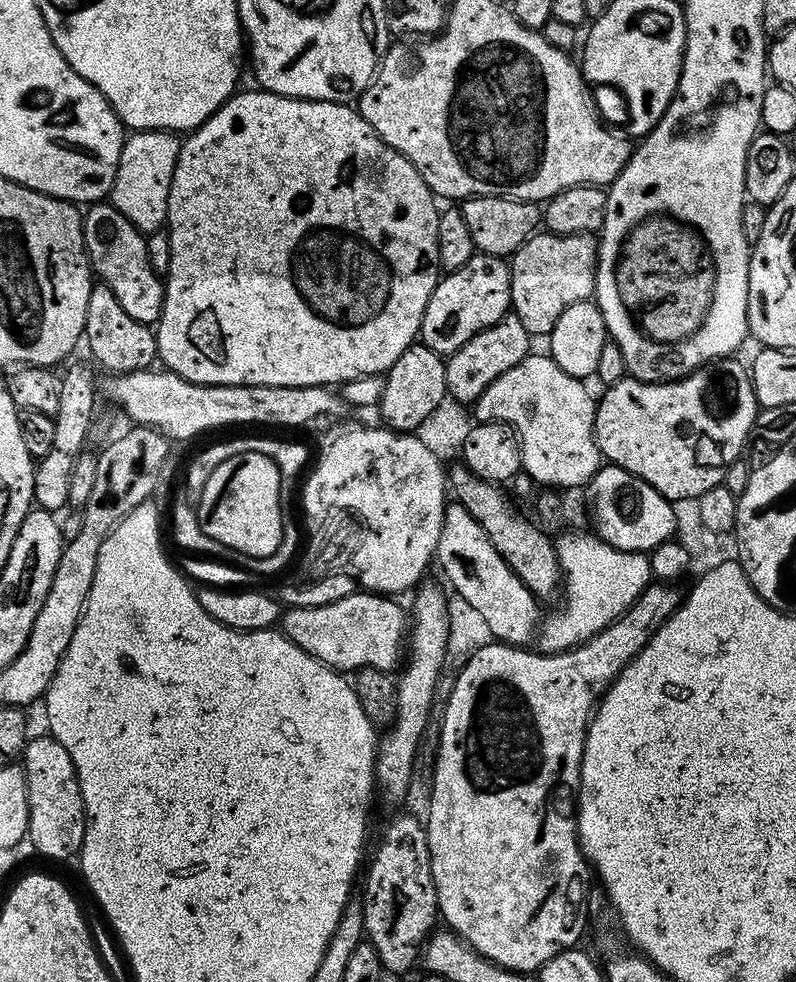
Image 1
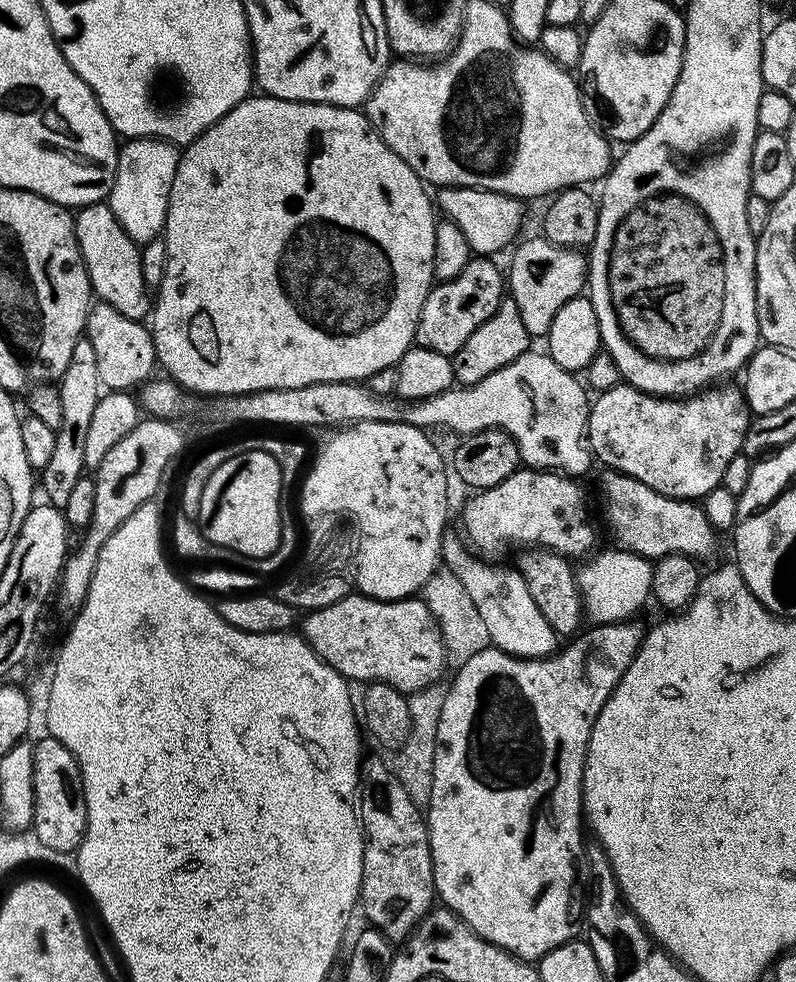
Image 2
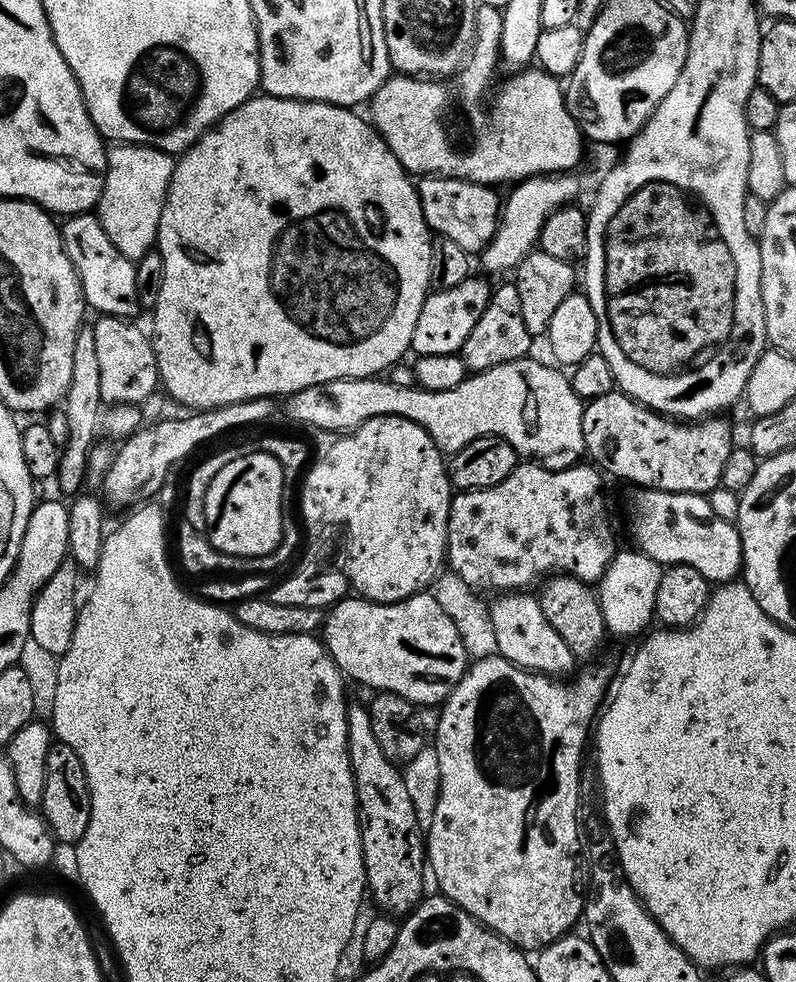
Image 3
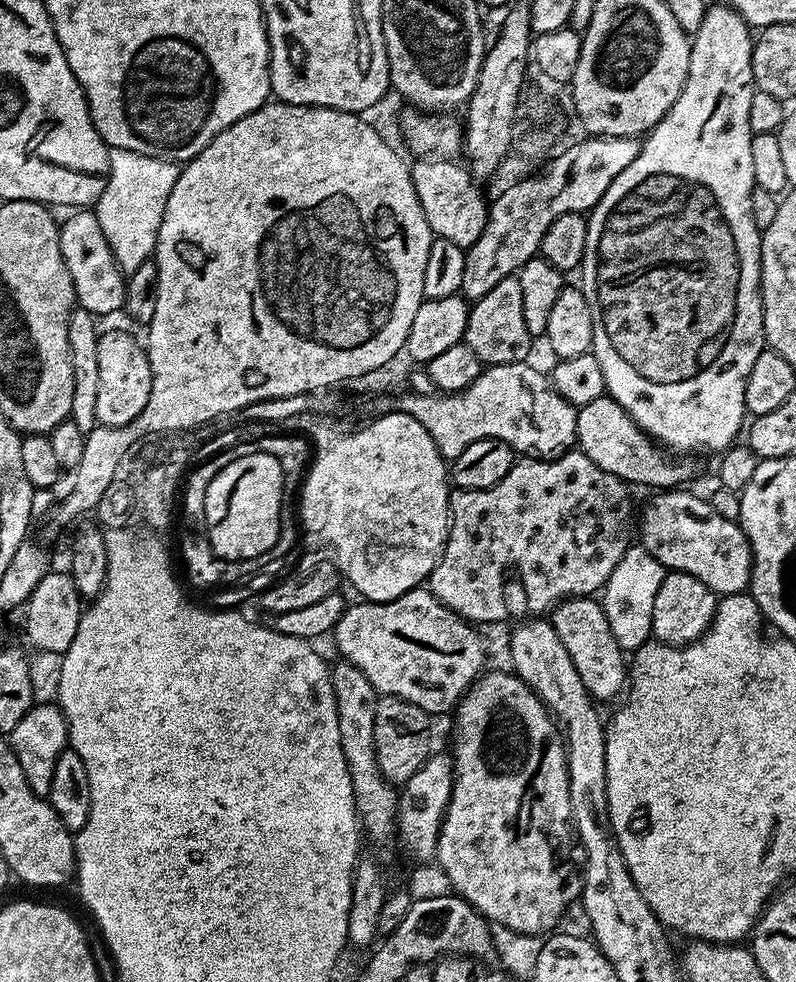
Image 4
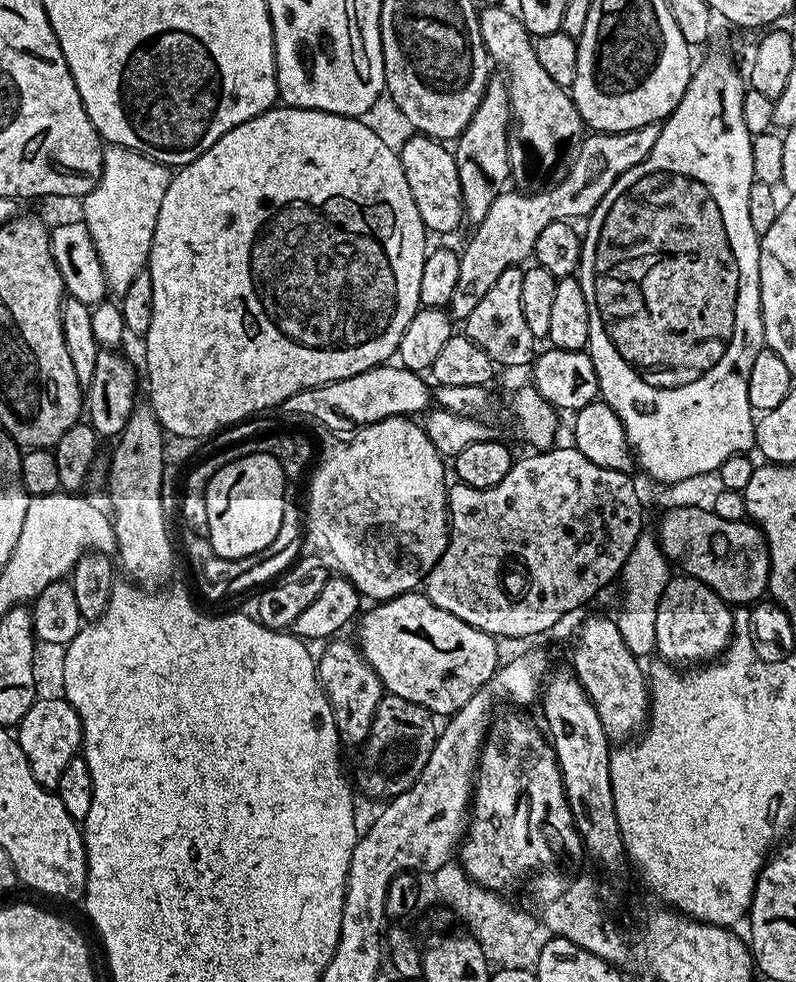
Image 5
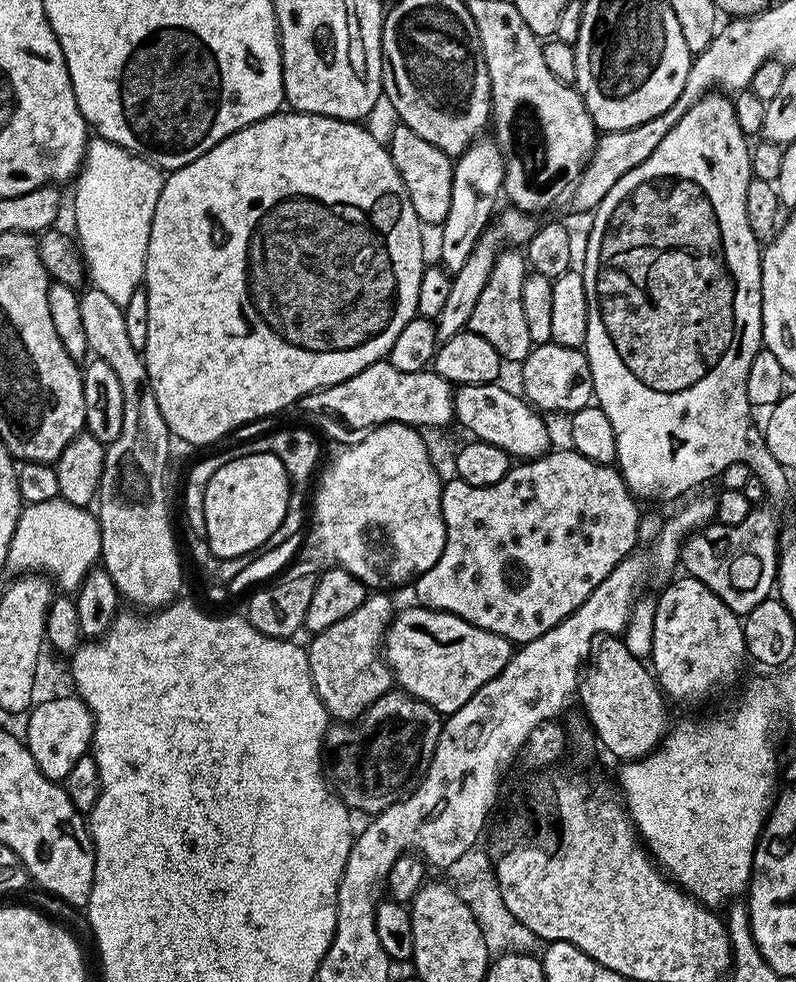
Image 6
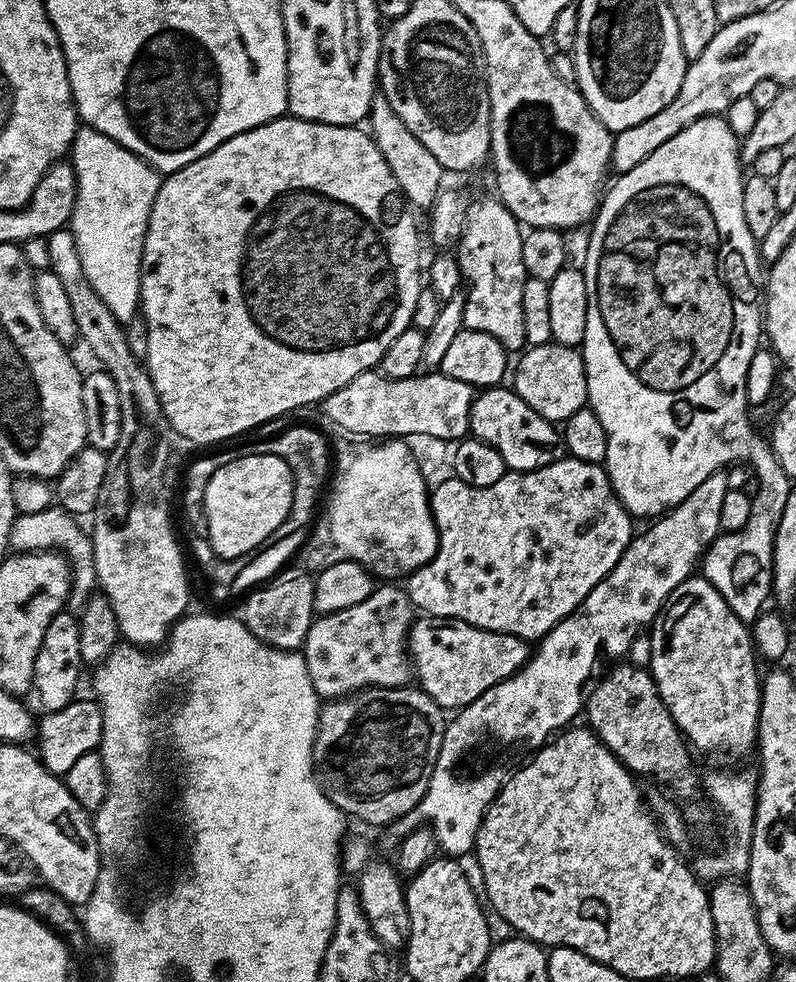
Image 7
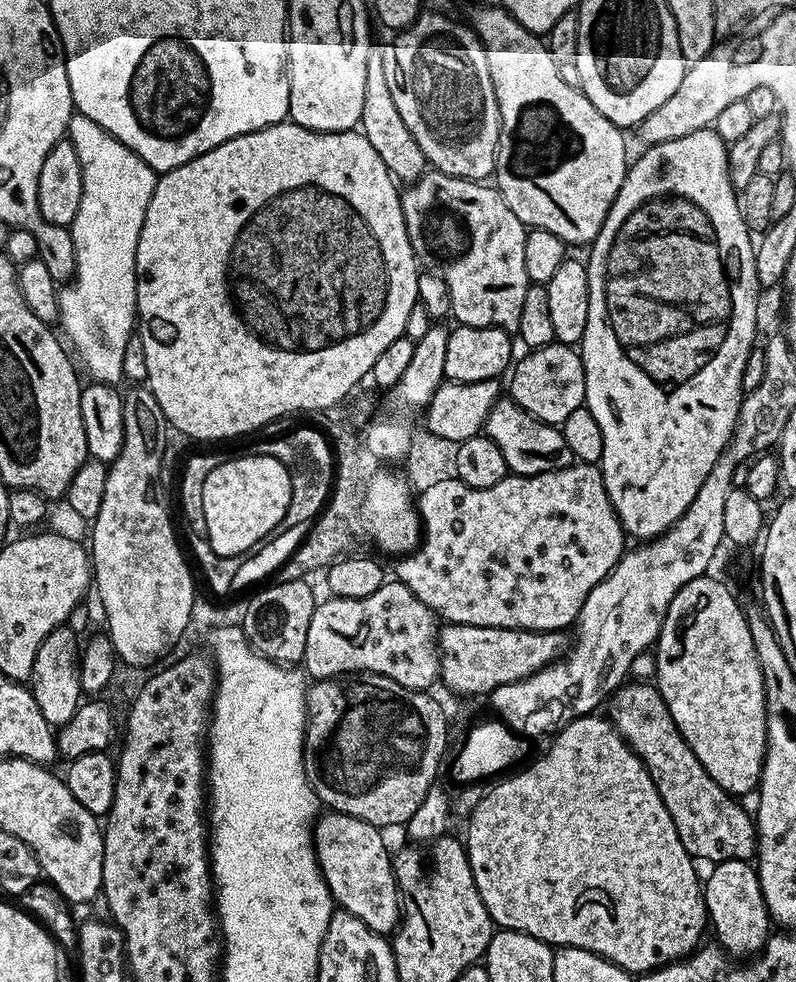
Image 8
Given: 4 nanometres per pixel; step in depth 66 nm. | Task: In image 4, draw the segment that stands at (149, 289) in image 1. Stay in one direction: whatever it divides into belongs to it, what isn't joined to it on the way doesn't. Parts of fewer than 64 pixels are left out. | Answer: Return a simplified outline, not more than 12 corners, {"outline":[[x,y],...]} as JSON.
{"outline":[[95,211],[71,213],[59,246],[76,302],[124,312],[120,269]]}

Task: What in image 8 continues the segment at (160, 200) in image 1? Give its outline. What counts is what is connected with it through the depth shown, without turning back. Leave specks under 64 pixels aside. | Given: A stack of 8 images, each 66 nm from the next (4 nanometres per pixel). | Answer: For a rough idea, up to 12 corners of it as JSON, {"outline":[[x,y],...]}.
{"outline":[[73,114],[76,275],[59,327],[98,384],[124,380],[136,251],[158,179]]}

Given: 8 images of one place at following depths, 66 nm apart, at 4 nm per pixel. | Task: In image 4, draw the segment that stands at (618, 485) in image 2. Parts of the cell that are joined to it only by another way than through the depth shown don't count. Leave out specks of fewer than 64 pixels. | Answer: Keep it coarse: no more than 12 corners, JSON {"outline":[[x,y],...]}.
{"outline":[[687,490],[644,506],[641,547],[718,596],[751,583],[737,521]]}

